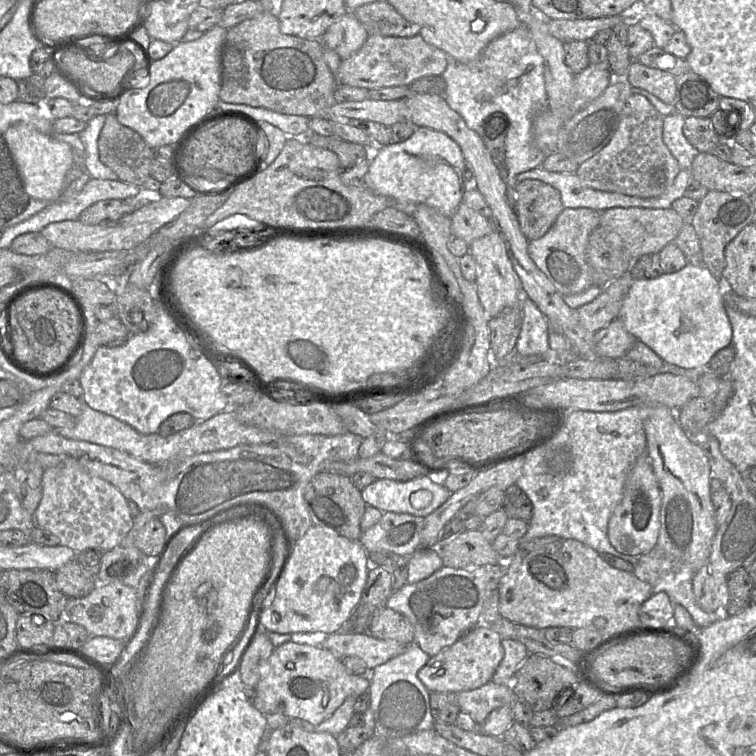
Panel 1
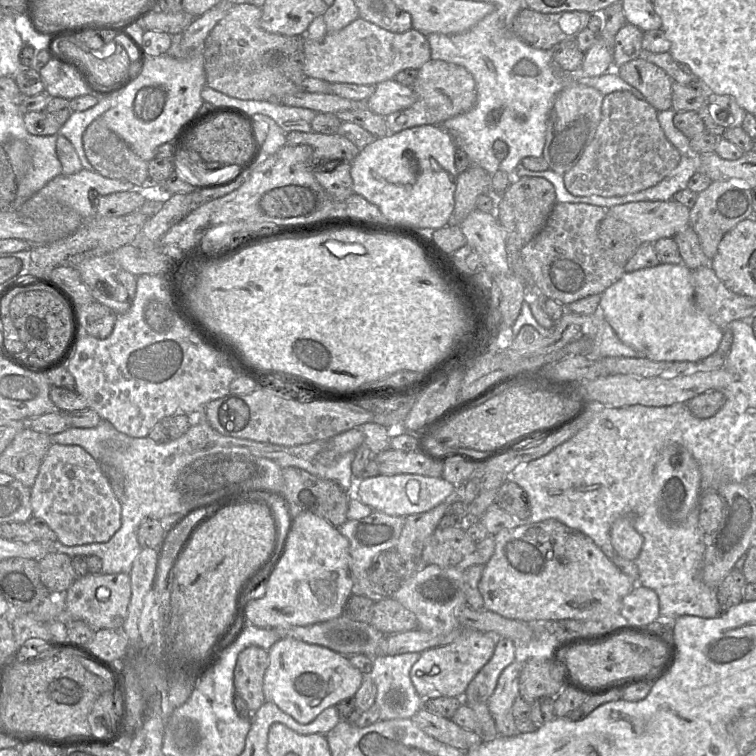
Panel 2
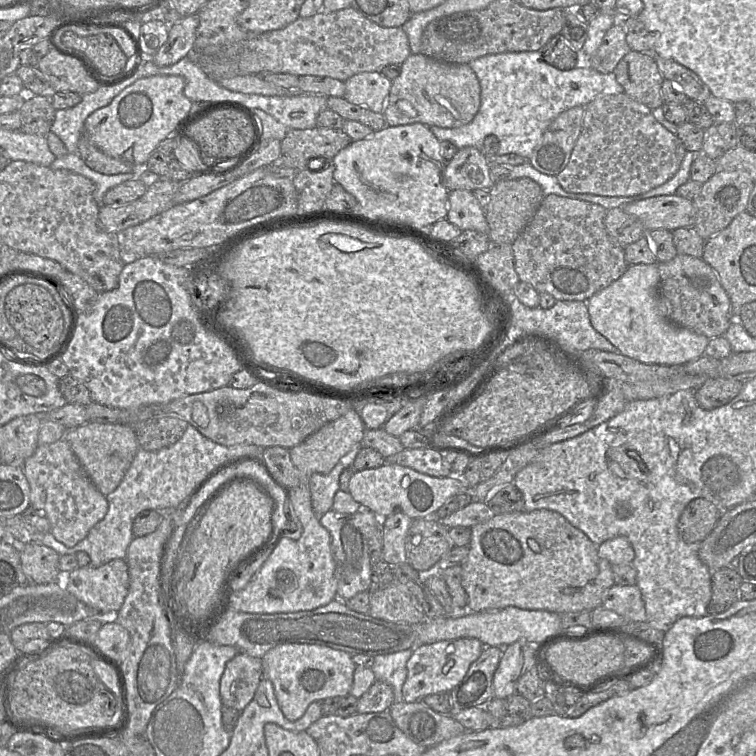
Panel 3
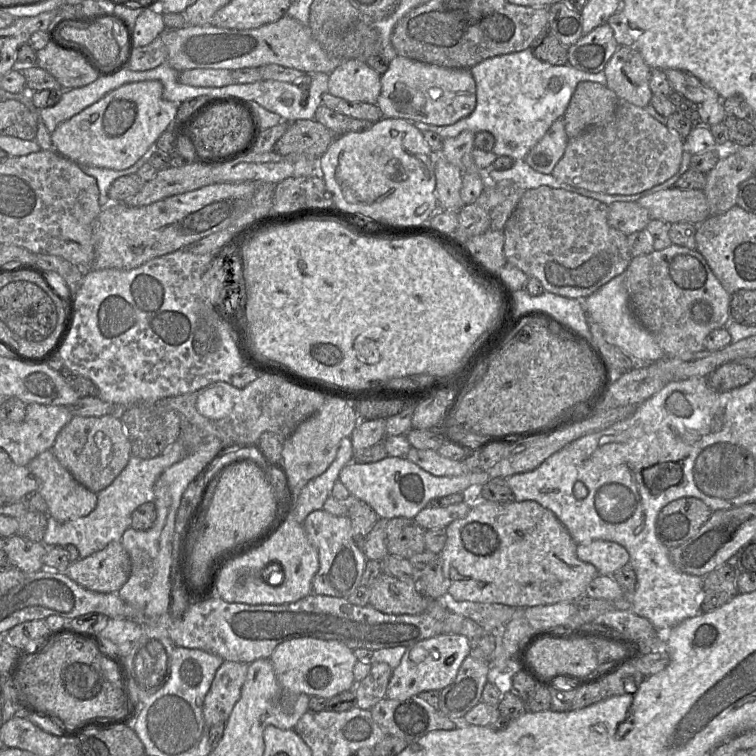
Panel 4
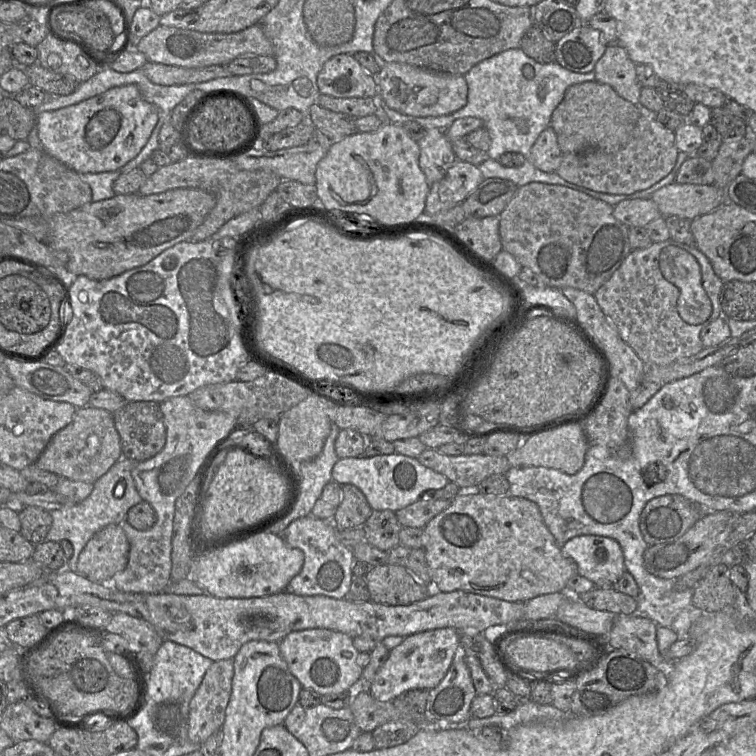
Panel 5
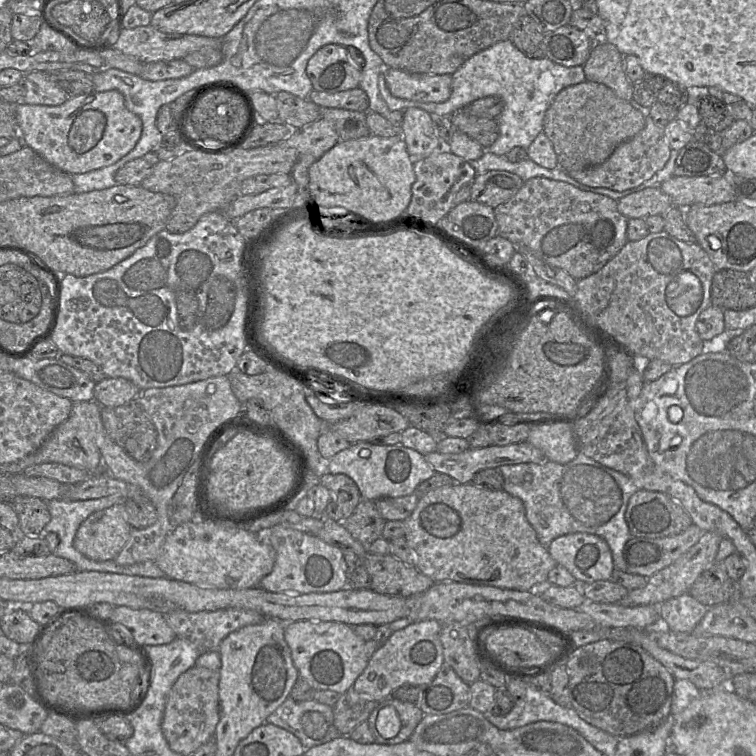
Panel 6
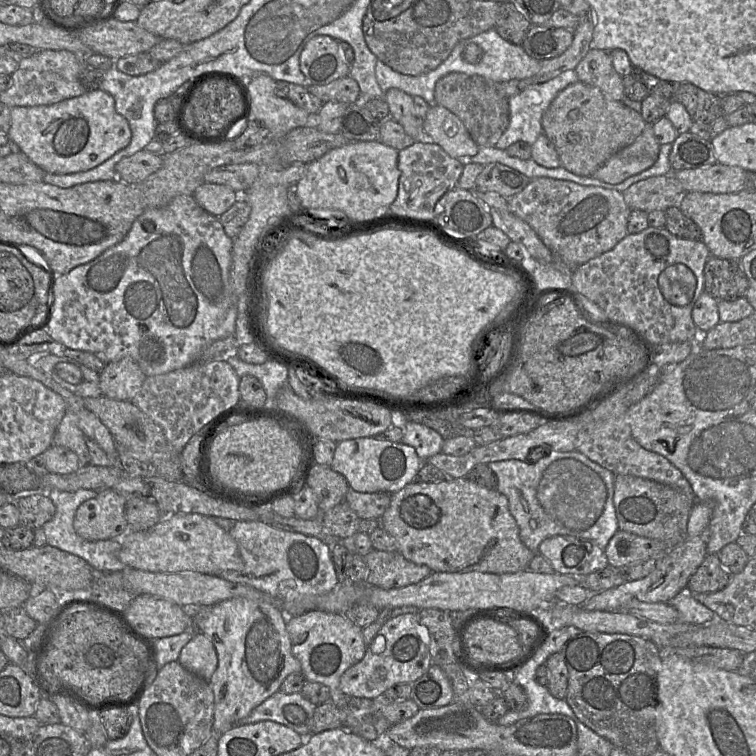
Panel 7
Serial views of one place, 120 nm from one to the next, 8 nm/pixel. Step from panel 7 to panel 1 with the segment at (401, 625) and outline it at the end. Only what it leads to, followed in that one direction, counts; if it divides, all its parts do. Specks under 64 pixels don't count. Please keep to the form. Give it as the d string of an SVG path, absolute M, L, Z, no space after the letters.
M480 624L460 637L453 645L430 657L418 671L418 678L429 692L459 693L489 683L504 657L502 638L489 625Z

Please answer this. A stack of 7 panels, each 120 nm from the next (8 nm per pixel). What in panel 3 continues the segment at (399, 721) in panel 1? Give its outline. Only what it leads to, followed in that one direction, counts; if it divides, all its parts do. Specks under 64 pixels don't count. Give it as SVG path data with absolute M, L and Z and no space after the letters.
M413 649L377 655L374 657L372 671L377 681L388 684L394 694L394 702L403 702L402 688L407 678L407 661L413 654Z

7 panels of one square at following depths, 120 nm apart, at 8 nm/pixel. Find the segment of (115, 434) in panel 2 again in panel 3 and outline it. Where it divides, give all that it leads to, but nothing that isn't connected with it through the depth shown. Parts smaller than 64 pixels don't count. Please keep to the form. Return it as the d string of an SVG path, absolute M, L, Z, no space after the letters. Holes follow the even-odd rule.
M189 425L182 437L173 445L157 450L145 451L138 448L137 453L126 471L119 486L109 495L106 496L108 501L108 511L105 517L93 526L87 536L77 543L75 546L67 547L56 540L51 532L44 533L41 539L41 544L53 549L59 555L76 554L83 551L90 557L92 567L100 567L115 559L126 559L129 544L134 538L132 532L133 521L139 513L144 510L156 510L159 512L173 512L181 507L192 494L195 494L197 489L207 480L221 472L222 470L235 466L246 460L264 463L262 456L263 449L251 444L236 444L232 446L224 446L218 444L205 436L197 429ZM356 443L340 458L334 468L327 474L313 473L309 478L311 504L314 513L319 518L332 509L335 493L339 490L339 477L343 470L352 467L352 463L362 447Z

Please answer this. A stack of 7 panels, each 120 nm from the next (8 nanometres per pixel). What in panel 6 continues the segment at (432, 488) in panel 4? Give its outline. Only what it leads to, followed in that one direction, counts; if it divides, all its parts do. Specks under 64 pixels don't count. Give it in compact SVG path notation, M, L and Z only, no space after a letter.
M369 442L351 443L326 461L326 471L350 477L357 485L362 499L370 501L410 495L420 483L436 473L416 450L402 444L377 445Z

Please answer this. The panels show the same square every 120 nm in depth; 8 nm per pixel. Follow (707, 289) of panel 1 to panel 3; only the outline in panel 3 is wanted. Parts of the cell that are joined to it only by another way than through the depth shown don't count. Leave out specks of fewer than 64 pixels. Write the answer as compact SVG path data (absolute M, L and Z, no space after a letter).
M634 264L586 303L594 329L613 344L619 353L644 364L684 365L705 354L709 338L672 323L666 315L666 303L659 292L660 275L657 264Z

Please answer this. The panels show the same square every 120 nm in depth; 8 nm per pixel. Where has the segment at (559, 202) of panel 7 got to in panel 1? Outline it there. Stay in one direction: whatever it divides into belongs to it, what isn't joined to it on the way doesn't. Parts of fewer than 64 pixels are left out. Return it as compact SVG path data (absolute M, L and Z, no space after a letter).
M564 208L544 236L528 241L530 258L563 296L578 294L592 285L586 248L589 235L600 224L600 213L590 208Z

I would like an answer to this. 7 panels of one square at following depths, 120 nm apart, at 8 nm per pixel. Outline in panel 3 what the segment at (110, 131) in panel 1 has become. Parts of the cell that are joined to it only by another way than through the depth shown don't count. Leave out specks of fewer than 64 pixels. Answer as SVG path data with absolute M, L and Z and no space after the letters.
M84 134L79 140L79 156L92 170L105 175L130 173L135 166L130 162L105 154L92 144Z

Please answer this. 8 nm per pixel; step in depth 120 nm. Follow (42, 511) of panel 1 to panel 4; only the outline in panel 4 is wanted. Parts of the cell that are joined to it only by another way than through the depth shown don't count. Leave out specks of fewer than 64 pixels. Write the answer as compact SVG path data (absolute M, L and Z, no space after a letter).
M49 449L26 466L38 482L38 492L47 505L47 515L60 523L89 515L97 505L97 493L78 483Z

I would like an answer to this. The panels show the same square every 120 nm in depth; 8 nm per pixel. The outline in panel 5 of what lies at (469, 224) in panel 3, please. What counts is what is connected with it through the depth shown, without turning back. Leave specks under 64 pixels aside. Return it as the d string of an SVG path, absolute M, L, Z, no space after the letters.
M426 129L425 136L417 143L420 148L419 166L430 186L442 180L457 158L452 143L445 136L446 129Z

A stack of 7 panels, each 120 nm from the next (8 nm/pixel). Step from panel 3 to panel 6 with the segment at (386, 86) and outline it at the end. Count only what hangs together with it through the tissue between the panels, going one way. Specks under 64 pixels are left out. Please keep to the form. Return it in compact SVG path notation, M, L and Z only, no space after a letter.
M328 44L320 48L308 61L306 74L313 89L336 93L358 88L361 71L352 63L346 48Z

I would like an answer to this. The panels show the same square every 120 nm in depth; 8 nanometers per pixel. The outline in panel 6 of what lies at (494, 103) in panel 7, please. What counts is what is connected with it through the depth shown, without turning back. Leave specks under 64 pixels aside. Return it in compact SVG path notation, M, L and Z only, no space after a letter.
M466 106L449 116L456 130L478 142L483 148L490 147L499 136L498 118L482 118L470 115Z

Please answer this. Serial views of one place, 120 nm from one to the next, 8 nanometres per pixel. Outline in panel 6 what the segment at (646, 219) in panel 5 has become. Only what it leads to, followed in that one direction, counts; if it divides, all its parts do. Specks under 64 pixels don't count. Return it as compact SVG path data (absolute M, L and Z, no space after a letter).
M660 187L642 189L622 197L617 202L618 211L628 219L662 215L671 206L673 204L670 197Z

